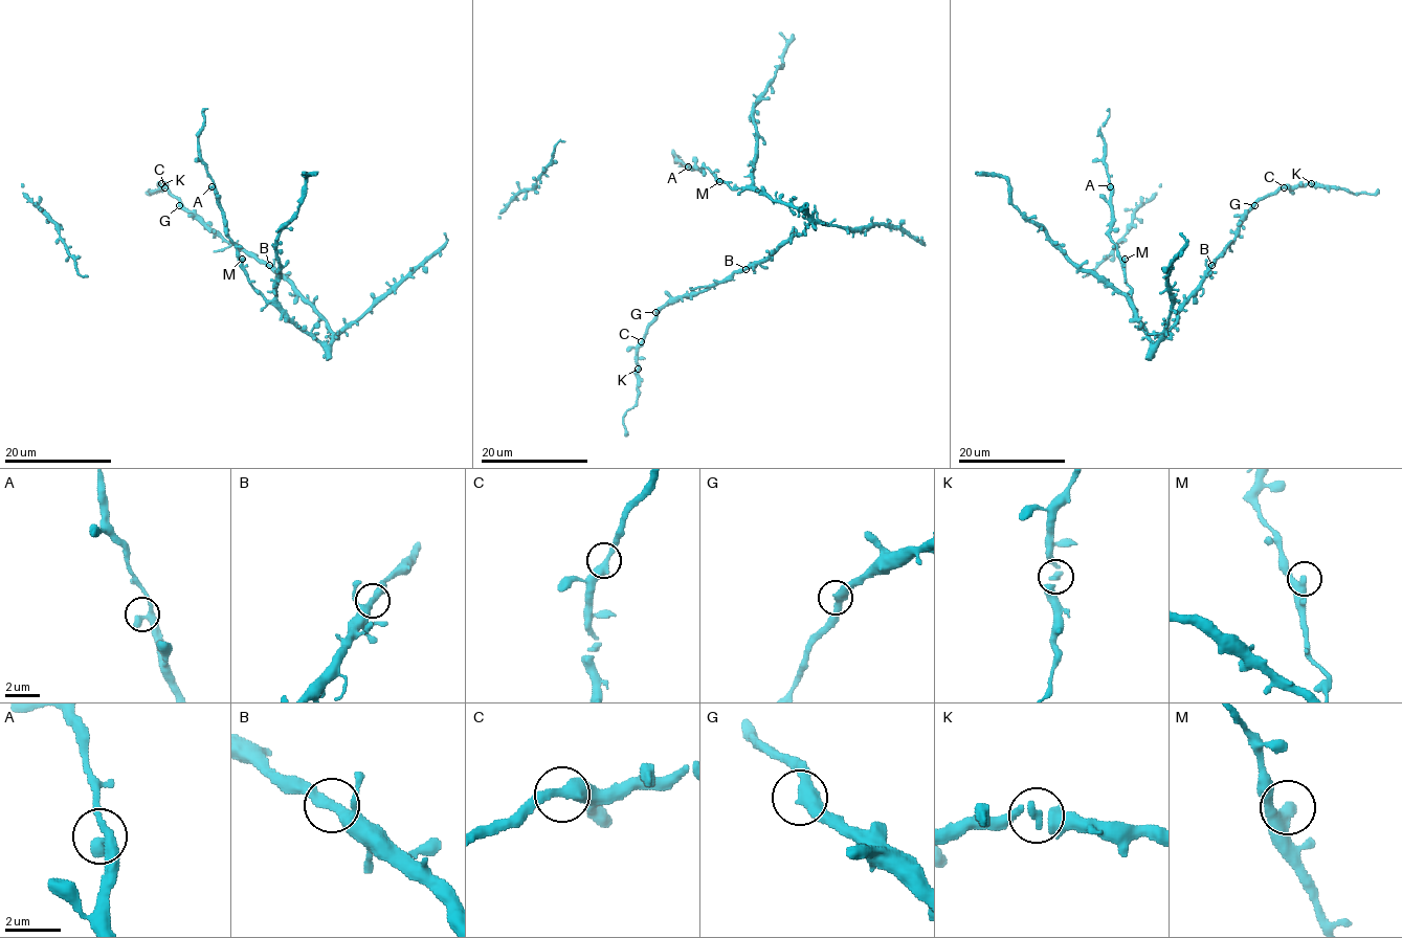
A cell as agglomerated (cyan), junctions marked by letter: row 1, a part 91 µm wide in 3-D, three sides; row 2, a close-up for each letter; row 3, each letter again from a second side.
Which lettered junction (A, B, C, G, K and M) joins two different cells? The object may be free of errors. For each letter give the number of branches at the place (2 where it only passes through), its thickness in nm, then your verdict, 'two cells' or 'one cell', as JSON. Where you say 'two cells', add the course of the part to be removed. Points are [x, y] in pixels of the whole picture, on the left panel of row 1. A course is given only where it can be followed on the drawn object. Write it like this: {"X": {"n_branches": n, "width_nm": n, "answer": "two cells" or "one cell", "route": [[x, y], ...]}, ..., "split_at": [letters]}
{"A": {"n_branches": 2, "width_nm": 400, "answer": "one cell"}, "B": {"n_branches": 2, "width_nm": 380, "answer": "one cell"}, "C": {"n_branches": 2, "width_nm": 440, "answer": "one cell"}, "G": {"n_branches": 2, "width_nm": 440, "answer": "one cell"}, "K": {"n_branches": 2, "width_nm": 320, "answer": "one cell"}, "M": {"n_branches": 2, "width_nm": 400, "answer": "one cell"}, "split_at": []}

